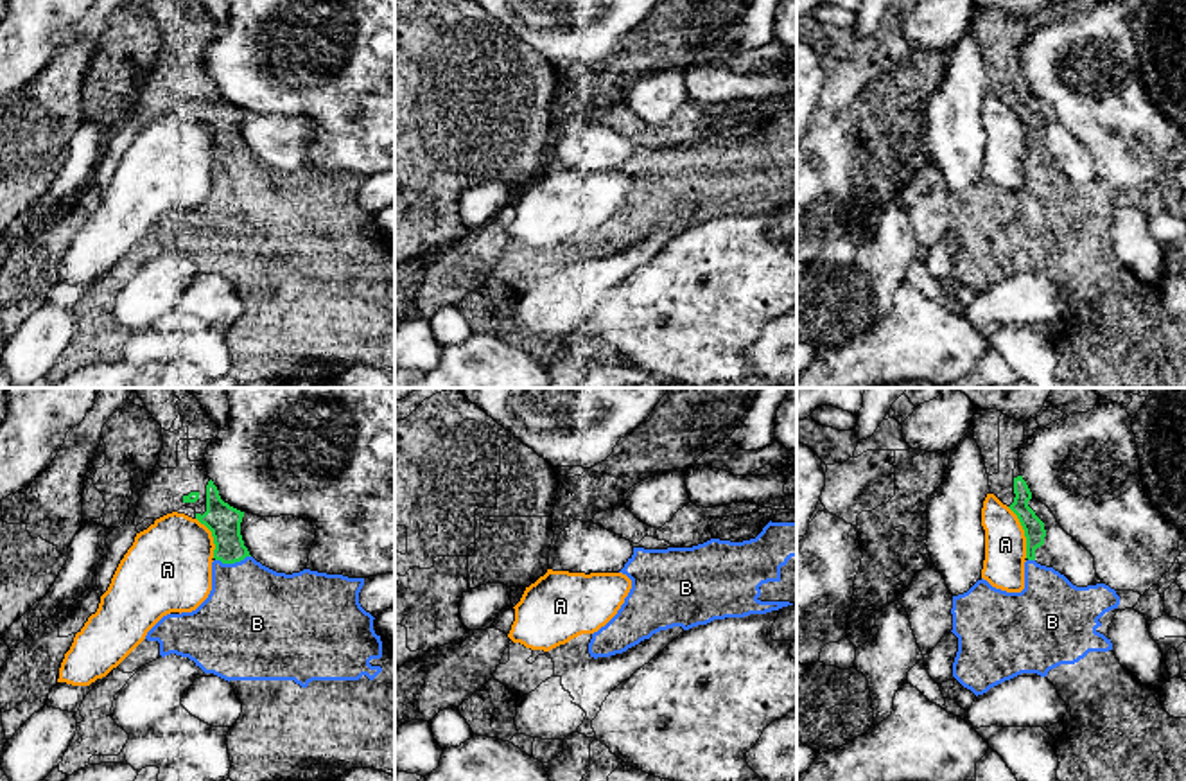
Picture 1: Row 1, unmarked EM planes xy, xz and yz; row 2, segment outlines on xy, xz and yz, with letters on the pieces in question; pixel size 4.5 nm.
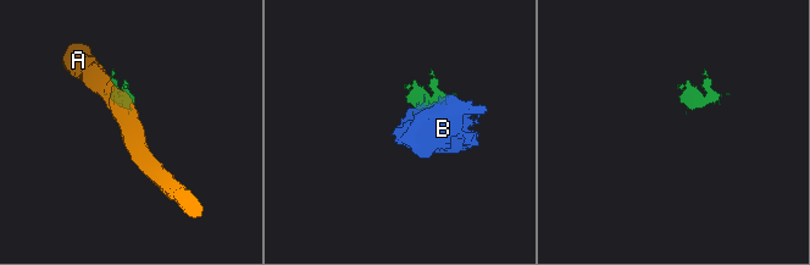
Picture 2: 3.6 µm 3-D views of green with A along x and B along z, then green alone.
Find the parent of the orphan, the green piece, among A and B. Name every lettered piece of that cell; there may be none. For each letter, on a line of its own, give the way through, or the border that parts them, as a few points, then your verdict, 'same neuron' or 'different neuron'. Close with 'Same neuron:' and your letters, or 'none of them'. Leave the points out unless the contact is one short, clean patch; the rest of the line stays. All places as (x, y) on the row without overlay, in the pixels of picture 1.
A: different neuron
B: same neuron
Same neuron: B

